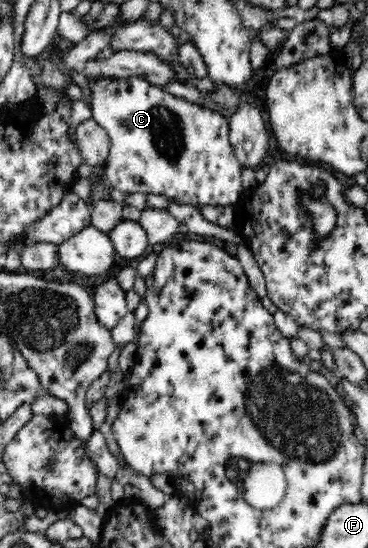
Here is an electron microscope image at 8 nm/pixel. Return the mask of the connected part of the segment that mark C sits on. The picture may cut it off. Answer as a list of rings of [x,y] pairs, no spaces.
[[[89,76],[83,82],[87,86],[87,92],[91,92],[91,102],[93,119],[97,121],[101,127],[105,128],[105,131],[111,138],[111,147],[109,155],[104,162],[104,172],[108,179],[108,184],[119,191],[124,191],[127,194],[131,193],[146,193],[146,194],[161,194],[171,198],[174,202],[179,205],[225,205],[233,206],[239,201],[240,195],[245,190],[243,183],[241,182],[240,169],[242,165],[240,161],[235,157],[233,148],[231,147],[229,136],[228,136],[228,119],[219,114],[217,110],[208,108],[203,104],[193,103],[187,99],[181,97],[174,97],[172,94],[165,93],[159,86],[153,86],[149,84],[144,78],[141,77],[116,77],[111,76]]]

